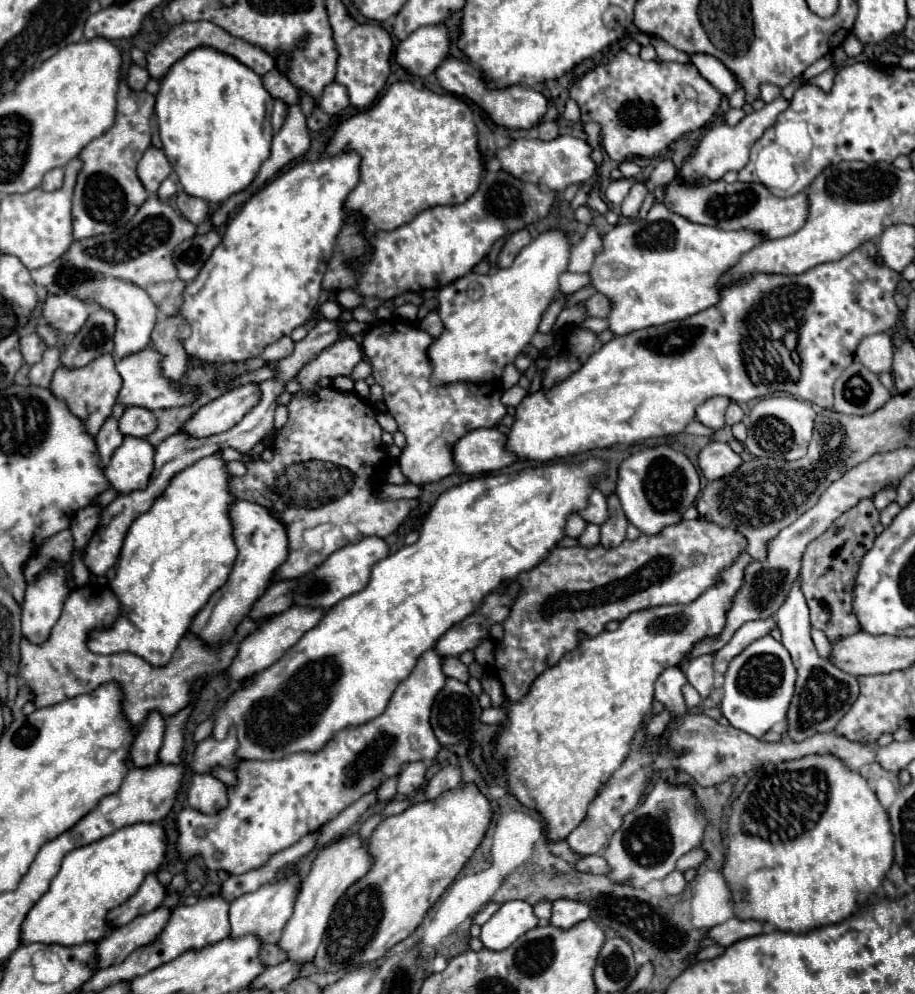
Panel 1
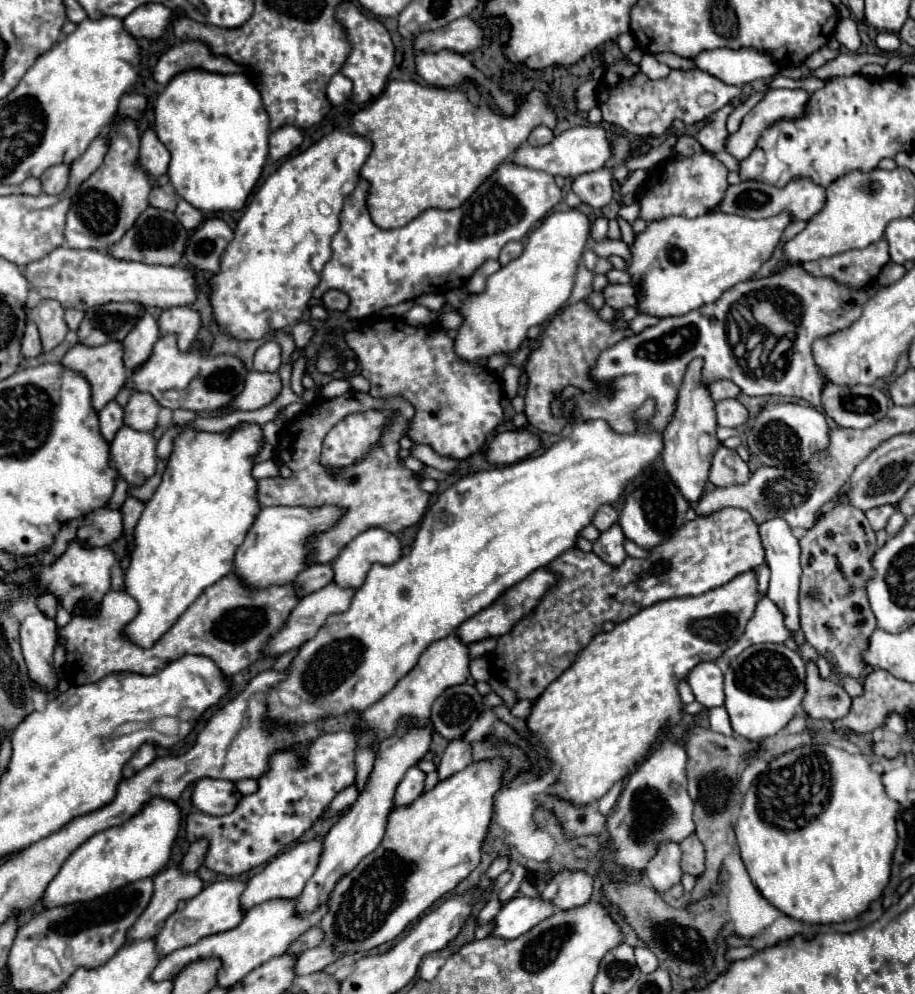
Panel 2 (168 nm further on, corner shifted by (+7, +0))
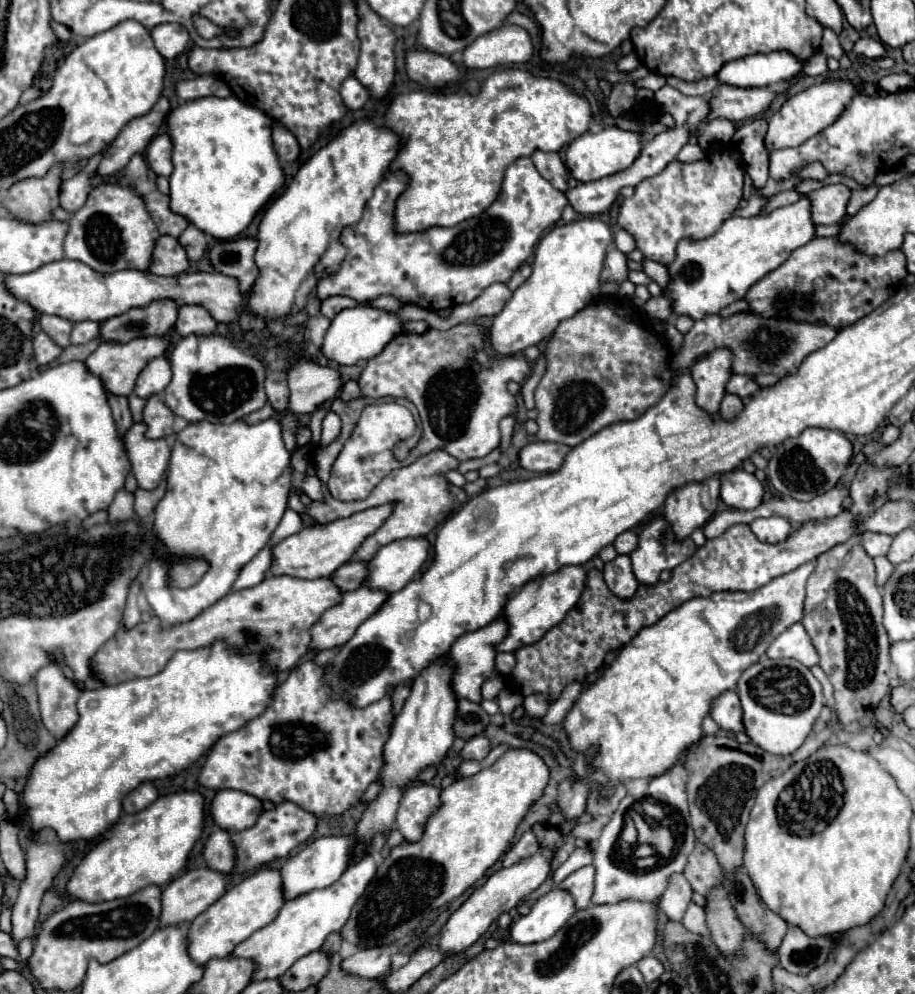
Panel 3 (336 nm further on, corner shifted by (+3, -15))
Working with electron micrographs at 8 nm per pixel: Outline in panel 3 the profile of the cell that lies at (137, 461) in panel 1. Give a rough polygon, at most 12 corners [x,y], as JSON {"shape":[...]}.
{"shape":[[146,423],[124,435],[132,473],[142,489],[162,481],[170,445],[148,439]]}

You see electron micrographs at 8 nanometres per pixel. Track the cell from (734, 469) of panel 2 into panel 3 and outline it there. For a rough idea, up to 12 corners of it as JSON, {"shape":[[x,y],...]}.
{"shape":[[736,469],[722,477],[720,497],[748,511],[762,503],[764,487]]}

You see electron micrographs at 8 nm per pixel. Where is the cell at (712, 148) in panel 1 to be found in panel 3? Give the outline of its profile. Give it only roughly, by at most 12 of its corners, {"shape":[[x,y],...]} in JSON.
{"shape":[[834,79],[792,95],[768,123],[766,149],[798,147],[858,95]]}

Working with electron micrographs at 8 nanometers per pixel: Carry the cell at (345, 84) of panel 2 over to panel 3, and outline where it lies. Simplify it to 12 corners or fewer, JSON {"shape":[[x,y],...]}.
{"shape":[[354,75],[340,87],[348,109],[360,109],[370,91]]}

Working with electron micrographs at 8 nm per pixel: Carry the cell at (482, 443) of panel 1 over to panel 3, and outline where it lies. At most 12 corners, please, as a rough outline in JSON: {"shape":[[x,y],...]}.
{"shape":[[528,443],[520,465],[550,473],[562,467],[568,445]]}

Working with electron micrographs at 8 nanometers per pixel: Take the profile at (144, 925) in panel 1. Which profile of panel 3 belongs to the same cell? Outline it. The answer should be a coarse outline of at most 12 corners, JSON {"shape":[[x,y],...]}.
{"shape":[[198,867],[162,891],[160,927],[192,921],[226,893]]}

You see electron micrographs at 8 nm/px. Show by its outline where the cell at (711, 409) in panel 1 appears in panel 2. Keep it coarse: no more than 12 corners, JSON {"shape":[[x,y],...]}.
{"shape":[[722,380],[710,384],[710,398],[720,402],[736,398],[740,388],[734,382]]}

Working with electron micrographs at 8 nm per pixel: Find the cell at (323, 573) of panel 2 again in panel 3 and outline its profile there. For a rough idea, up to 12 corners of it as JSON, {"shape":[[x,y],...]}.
{"shape":[[350,561],[334,575],[340,591],[352,591],[366,583],[368,563]]}

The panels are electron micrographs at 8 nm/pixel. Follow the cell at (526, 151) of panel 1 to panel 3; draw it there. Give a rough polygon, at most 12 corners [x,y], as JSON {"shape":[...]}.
{"shape":[[606,127],[584,133],[566,149],[578,181],[628,169],[642,133]]}

